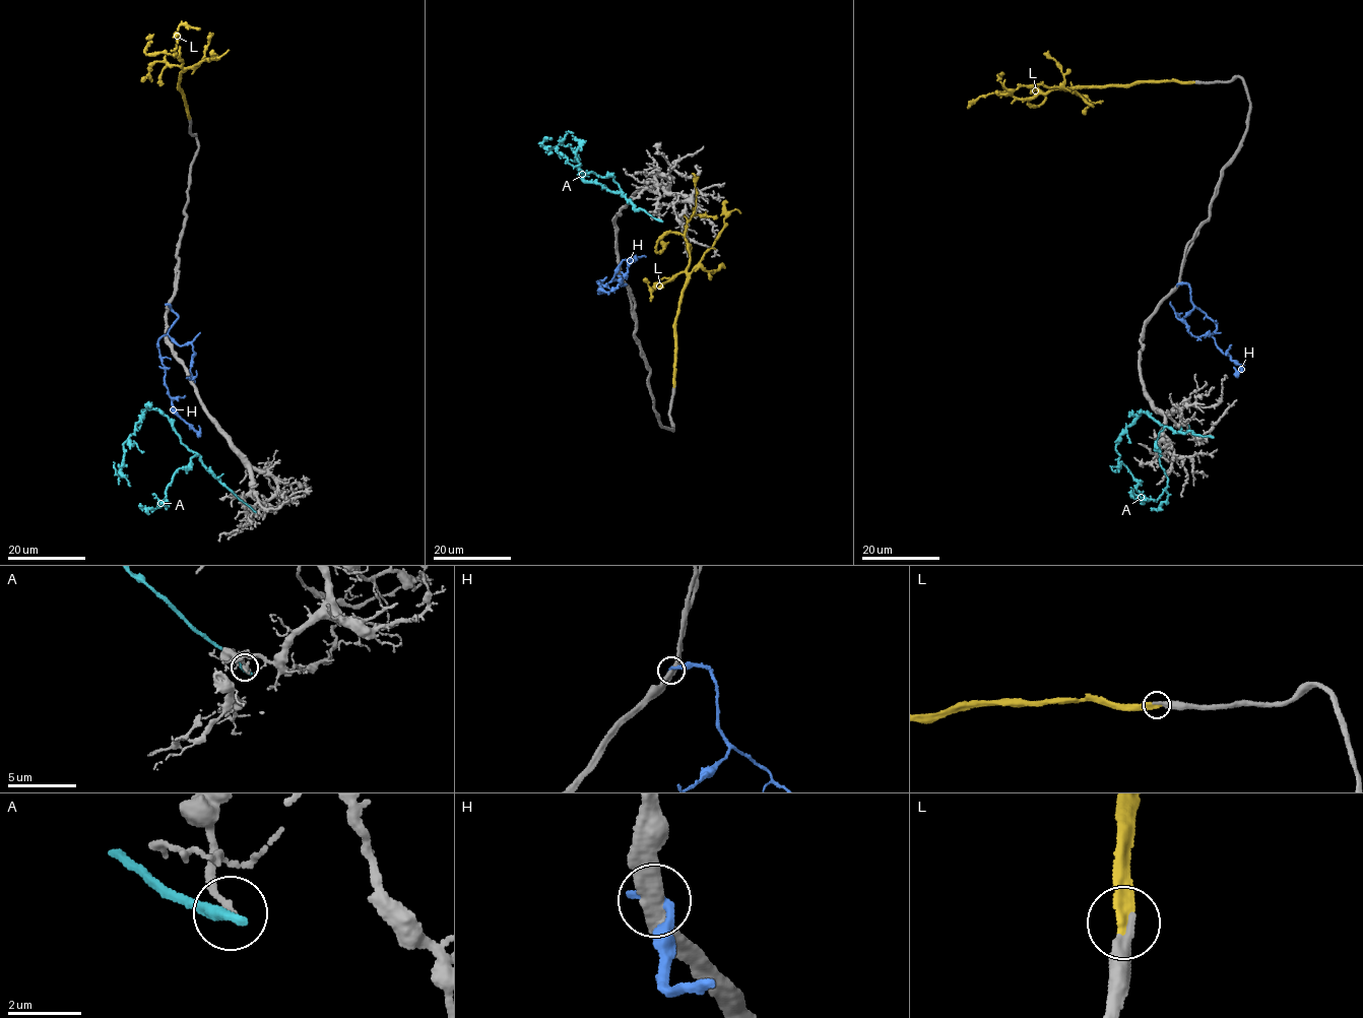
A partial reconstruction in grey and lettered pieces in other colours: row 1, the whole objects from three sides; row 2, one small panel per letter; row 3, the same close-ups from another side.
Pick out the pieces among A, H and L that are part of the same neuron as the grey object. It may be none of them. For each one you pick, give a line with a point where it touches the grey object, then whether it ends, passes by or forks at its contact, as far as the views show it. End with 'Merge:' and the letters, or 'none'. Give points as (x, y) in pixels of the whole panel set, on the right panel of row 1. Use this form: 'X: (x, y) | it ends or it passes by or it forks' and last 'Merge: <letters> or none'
L: (1192, 82) | it ends
Merge: L

